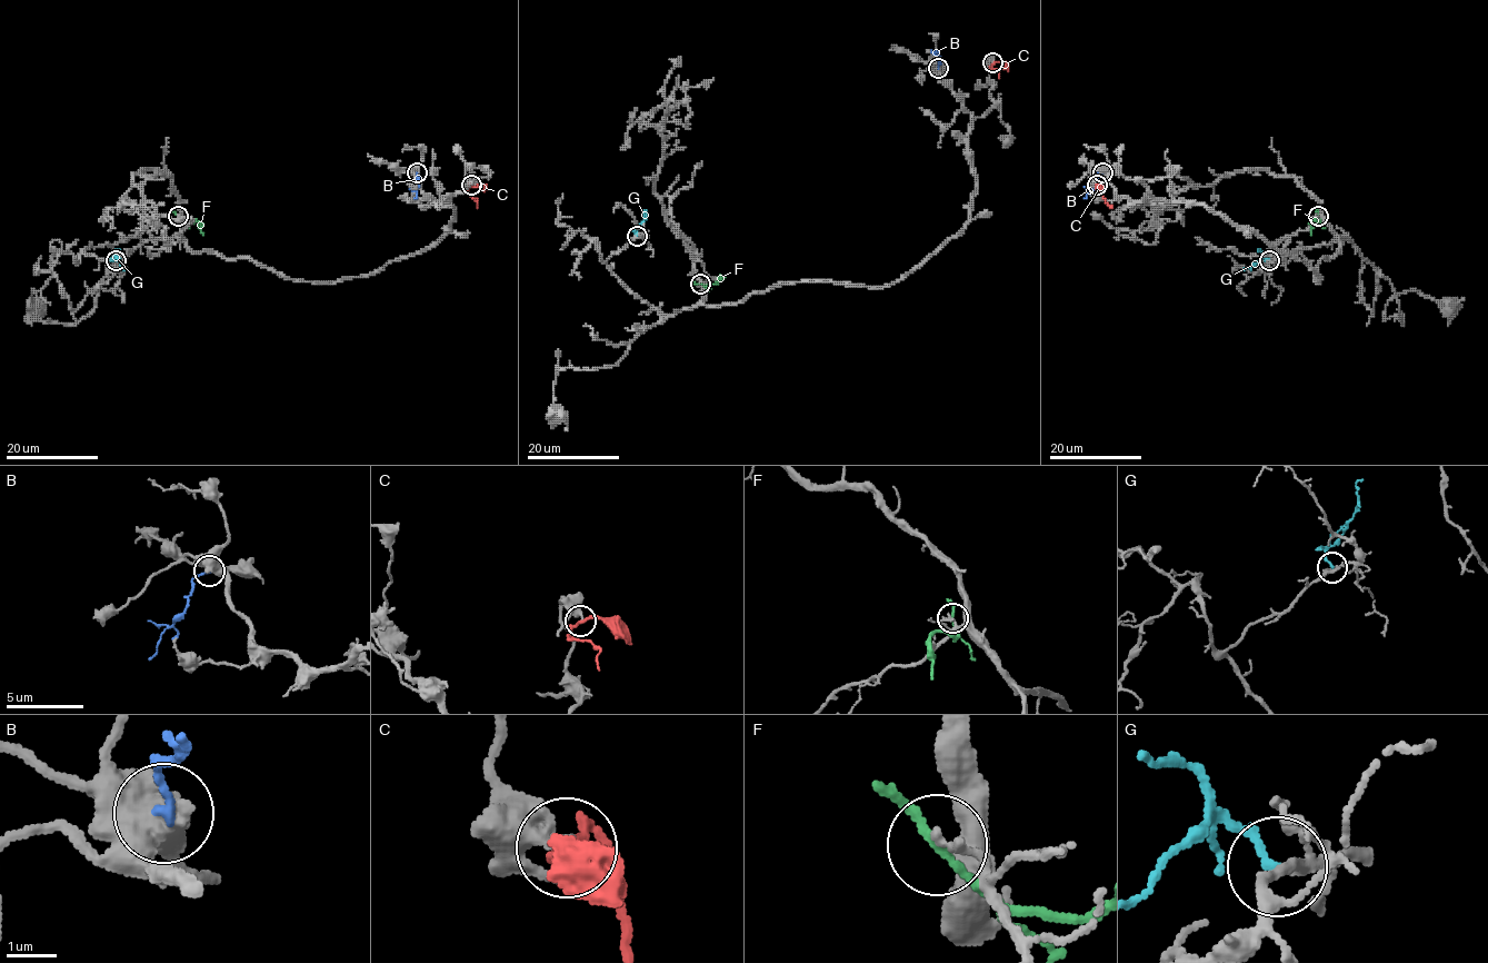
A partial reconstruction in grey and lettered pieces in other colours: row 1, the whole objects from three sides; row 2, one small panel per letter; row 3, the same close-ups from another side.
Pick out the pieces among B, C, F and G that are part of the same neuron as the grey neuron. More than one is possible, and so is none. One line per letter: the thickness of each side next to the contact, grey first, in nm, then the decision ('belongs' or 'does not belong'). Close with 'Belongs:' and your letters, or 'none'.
B: 550 nm thick on the grey side, 160 nm on the other; does not belong
C: 320 nm thick on the grey side, 200 nm on the other; does not belong
F: 160 nm thick on the grey side, 160 nm on the other; does not belong
G: 150 nm thick on the grey side, 150 nm on the other; does not belong
Belongs: none

